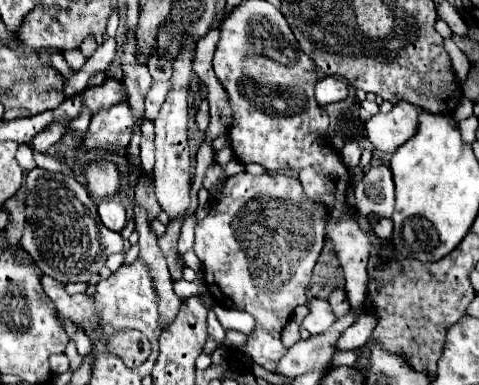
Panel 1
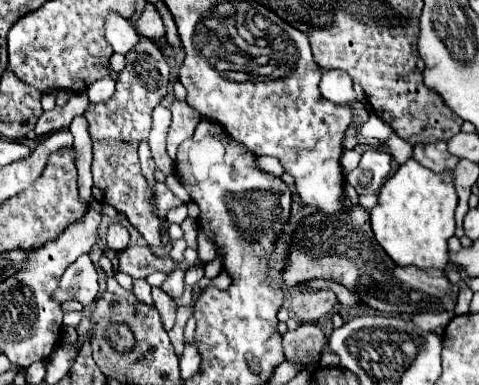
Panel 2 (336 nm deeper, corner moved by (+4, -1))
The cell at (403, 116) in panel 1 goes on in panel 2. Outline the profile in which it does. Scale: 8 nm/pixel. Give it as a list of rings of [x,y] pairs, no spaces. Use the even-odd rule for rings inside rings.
[[[437,141],[437,143],[429,143],[429,145],[417,145],[413,151],[413,157],[423,167],[429,167],[433,173],[449,171],[459,163],[457,157],[449,155],[445,141]]]

